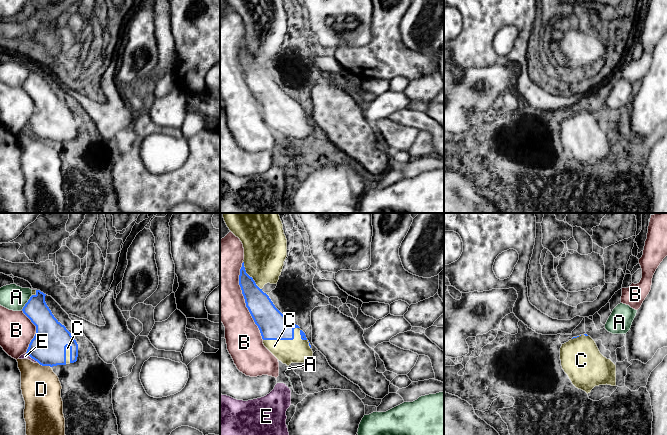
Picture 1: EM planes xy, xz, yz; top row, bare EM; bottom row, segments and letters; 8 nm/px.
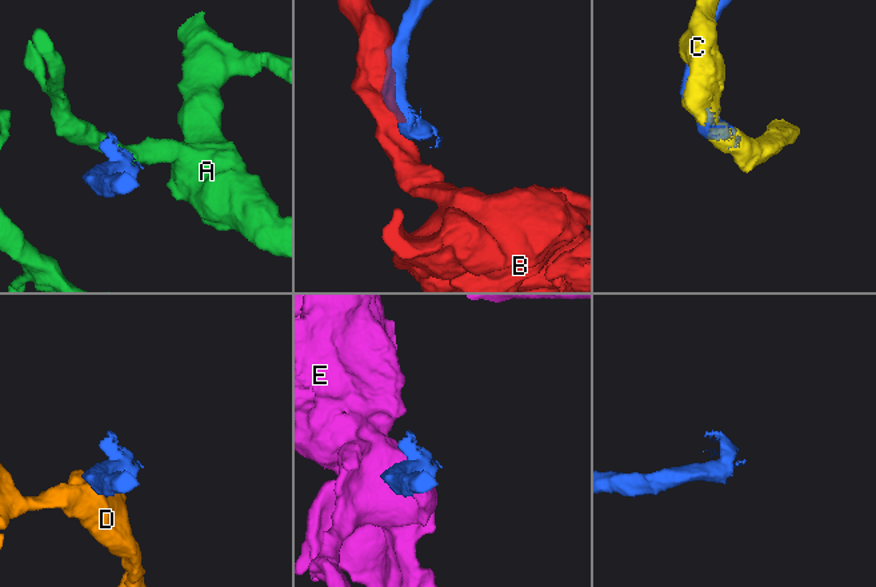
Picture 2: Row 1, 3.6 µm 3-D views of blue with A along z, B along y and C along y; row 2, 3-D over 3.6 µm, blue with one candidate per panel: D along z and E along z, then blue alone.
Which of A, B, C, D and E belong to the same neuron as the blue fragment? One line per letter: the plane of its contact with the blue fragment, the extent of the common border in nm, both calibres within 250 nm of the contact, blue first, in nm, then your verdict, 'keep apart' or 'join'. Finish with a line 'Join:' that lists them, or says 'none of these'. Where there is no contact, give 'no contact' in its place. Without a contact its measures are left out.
A: xy | 150 nm | 190/200 nm | keep apart
B: xz | 650 nm | 220/360 nm | keep apart
C: xz | 400 nm | 240/190 nm | join
D: xy | 110 nm | 280/320 nm | keep apart
E: xy | 130 nm | 280/50 nm | keep apart
Join: C

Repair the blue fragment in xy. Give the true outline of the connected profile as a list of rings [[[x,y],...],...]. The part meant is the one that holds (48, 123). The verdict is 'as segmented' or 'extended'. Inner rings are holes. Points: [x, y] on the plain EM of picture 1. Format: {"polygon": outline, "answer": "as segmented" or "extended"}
{"polygon": [[[32,66],[32,72],[23,83],[23,89],[36,102],[27,130],[42,142],[74,139],[78,133],[78,120],[71,109],[52,90],[40,66]]], "answer": "extended"}

